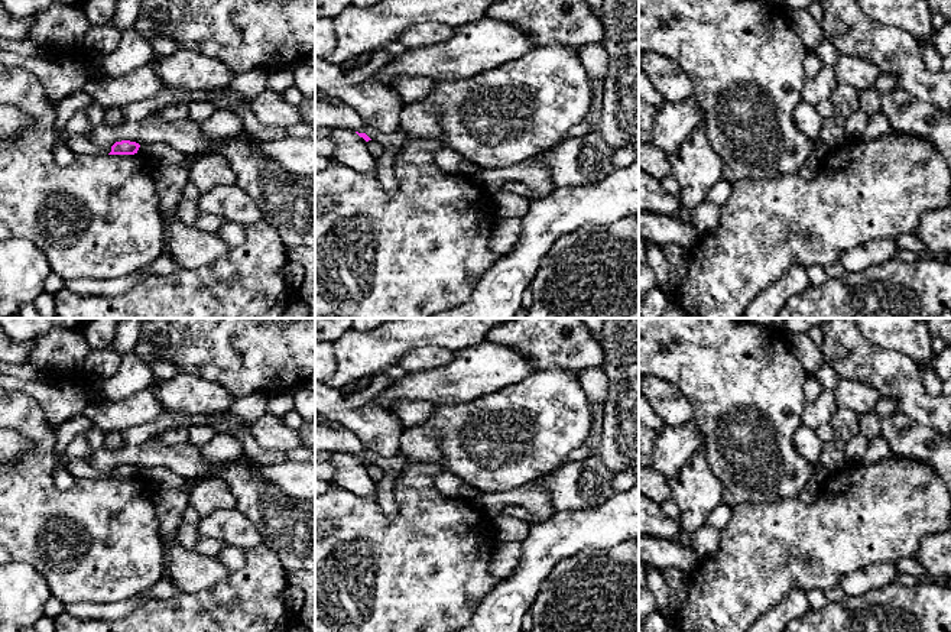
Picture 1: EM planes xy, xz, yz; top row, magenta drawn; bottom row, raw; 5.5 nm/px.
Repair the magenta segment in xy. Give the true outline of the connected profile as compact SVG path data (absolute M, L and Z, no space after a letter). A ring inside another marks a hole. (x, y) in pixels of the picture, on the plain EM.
M121 464L111 470L111 476L108 479L134 479L137 477L139 471L140 469L136 466Z

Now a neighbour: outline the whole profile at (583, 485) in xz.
M594 451L581 461L565 463L558 470L541 476L536 484L551 496L555 512L585 511L611 498L614 473Z

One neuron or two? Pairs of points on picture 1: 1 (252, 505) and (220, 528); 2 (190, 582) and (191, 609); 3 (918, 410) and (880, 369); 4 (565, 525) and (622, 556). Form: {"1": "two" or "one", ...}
{"1": "two", "2": "two", "3": "one", "4": "two"}

